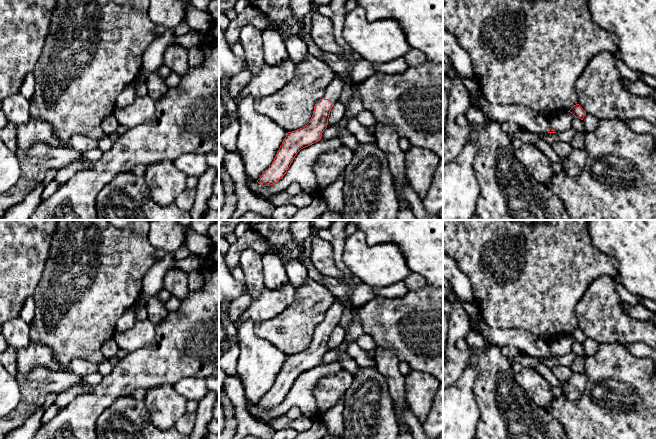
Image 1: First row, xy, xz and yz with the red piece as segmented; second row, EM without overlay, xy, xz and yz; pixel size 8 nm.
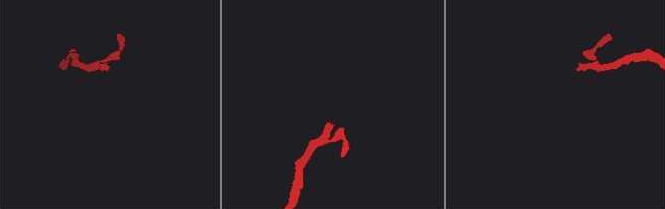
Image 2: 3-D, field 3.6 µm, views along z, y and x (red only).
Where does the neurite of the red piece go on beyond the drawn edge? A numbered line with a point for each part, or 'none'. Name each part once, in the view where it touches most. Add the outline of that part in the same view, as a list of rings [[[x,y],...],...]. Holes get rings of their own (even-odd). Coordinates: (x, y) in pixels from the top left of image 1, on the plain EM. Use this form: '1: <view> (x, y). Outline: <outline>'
1: xz (333, 316). Outline: [[[335,297],[335,300],[331,307],[327,310],[324,323],[328,323],[332,327],[340,326],[341,317],[343,314],[343,304]]]

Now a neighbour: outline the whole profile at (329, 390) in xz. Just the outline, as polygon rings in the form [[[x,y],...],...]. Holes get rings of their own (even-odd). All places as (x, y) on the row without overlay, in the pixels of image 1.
[[[341,369],[318,380],[313,395],[316,399],[317,420],[323,421],[323,416],[343,398],[354,380],[354,375]]]

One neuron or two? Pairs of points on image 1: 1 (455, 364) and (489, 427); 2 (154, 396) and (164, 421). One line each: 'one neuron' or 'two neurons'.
1: two neurons
2: one neuron

